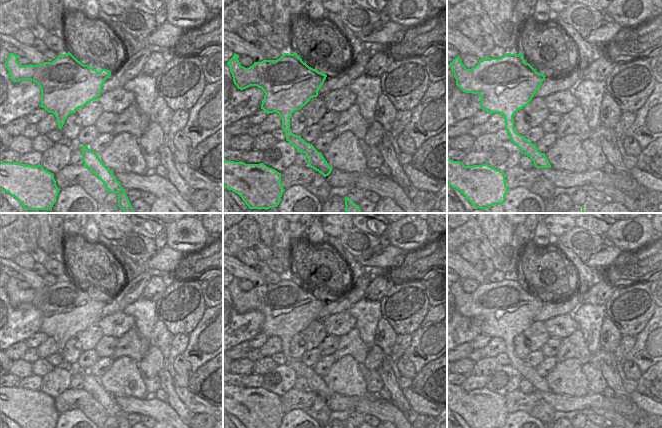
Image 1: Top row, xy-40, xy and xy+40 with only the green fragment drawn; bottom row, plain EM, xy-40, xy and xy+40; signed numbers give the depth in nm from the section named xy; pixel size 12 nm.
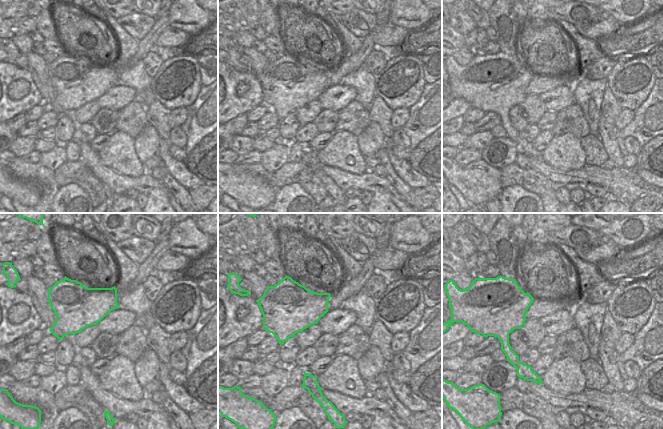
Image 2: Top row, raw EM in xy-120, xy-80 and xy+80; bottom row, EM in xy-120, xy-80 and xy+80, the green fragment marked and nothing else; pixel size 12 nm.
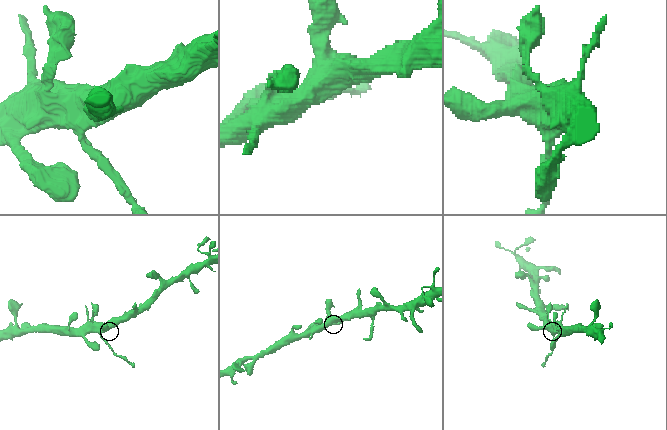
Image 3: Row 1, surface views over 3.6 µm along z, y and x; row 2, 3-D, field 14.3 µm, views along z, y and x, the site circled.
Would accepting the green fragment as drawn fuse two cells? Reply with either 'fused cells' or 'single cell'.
fused cells

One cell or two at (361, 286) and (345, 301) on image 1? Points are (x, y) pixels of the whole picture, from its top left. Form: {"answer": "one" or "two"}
{"answer": "one"}

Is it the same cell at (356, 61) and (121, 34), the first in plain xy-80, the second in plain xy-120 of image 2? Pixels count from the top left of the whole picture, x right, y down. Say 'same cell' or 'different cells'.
different cells

